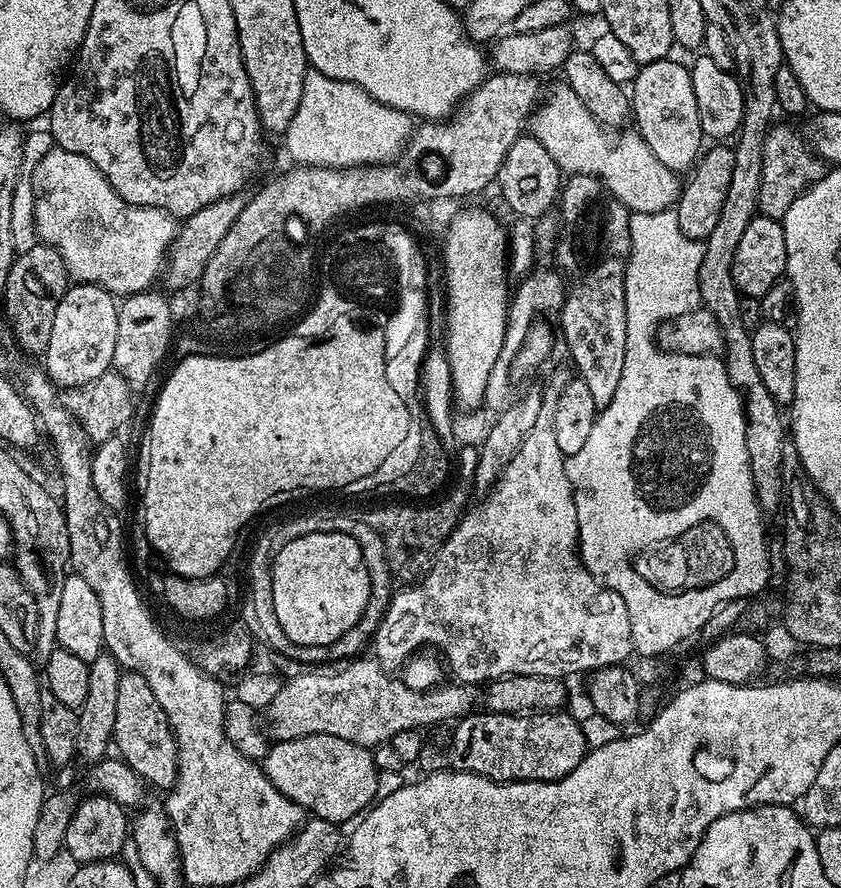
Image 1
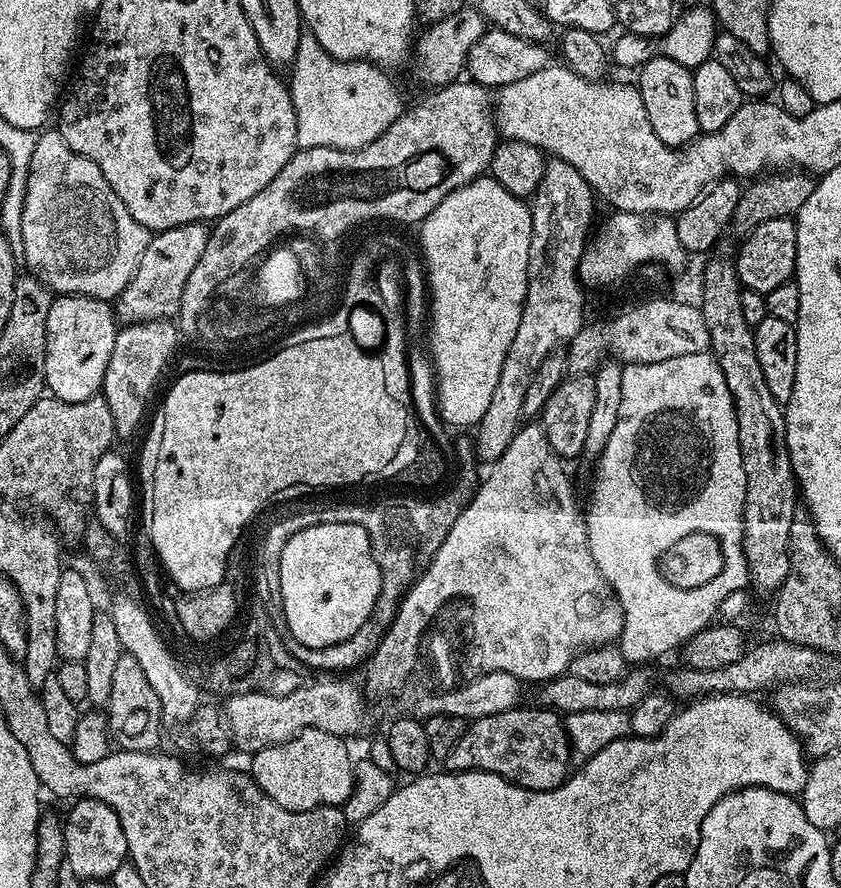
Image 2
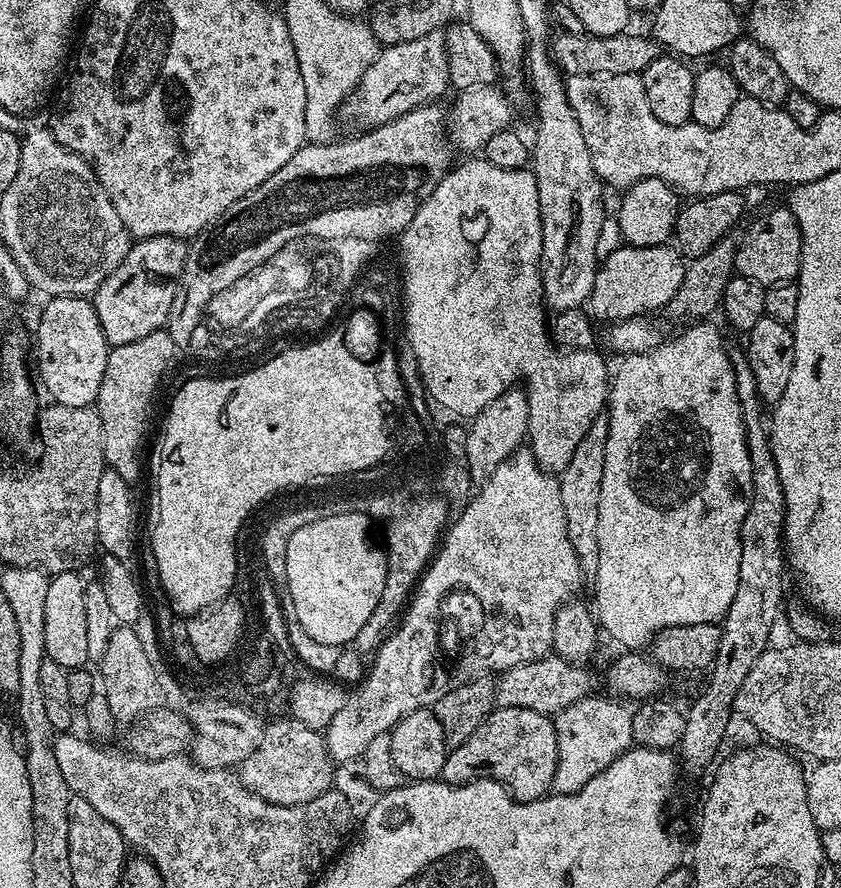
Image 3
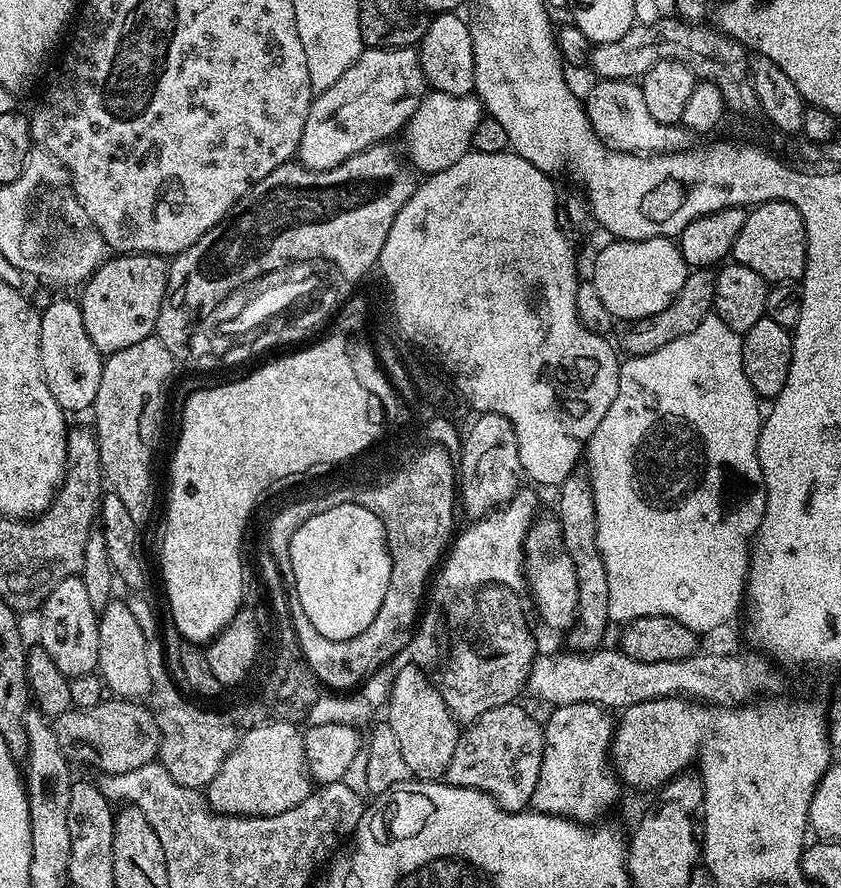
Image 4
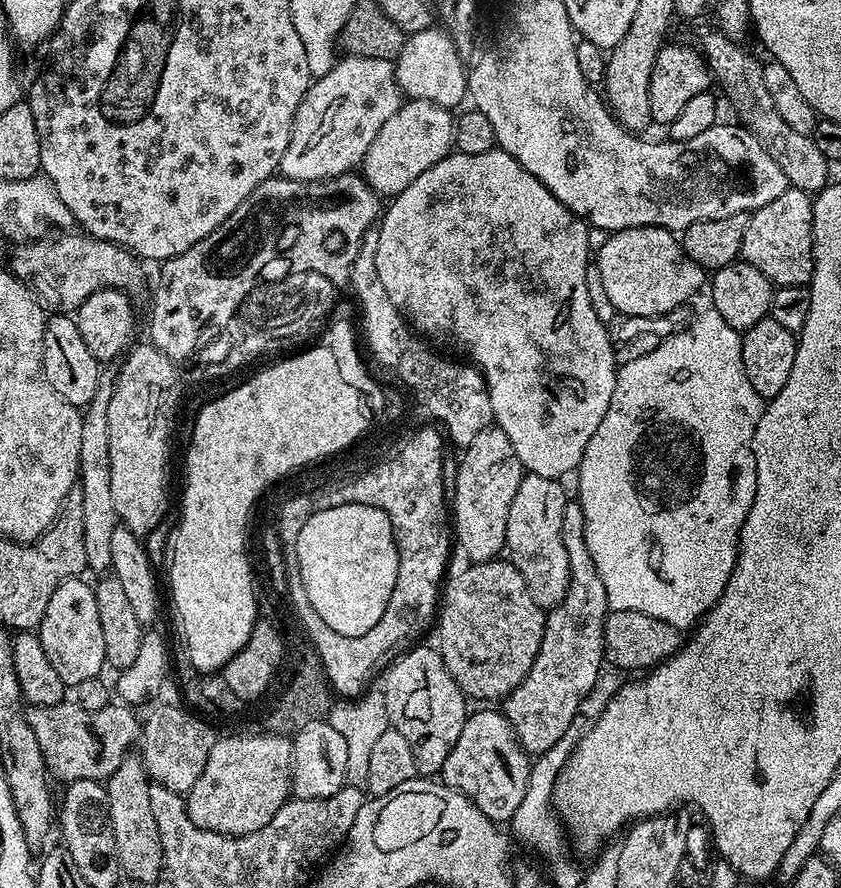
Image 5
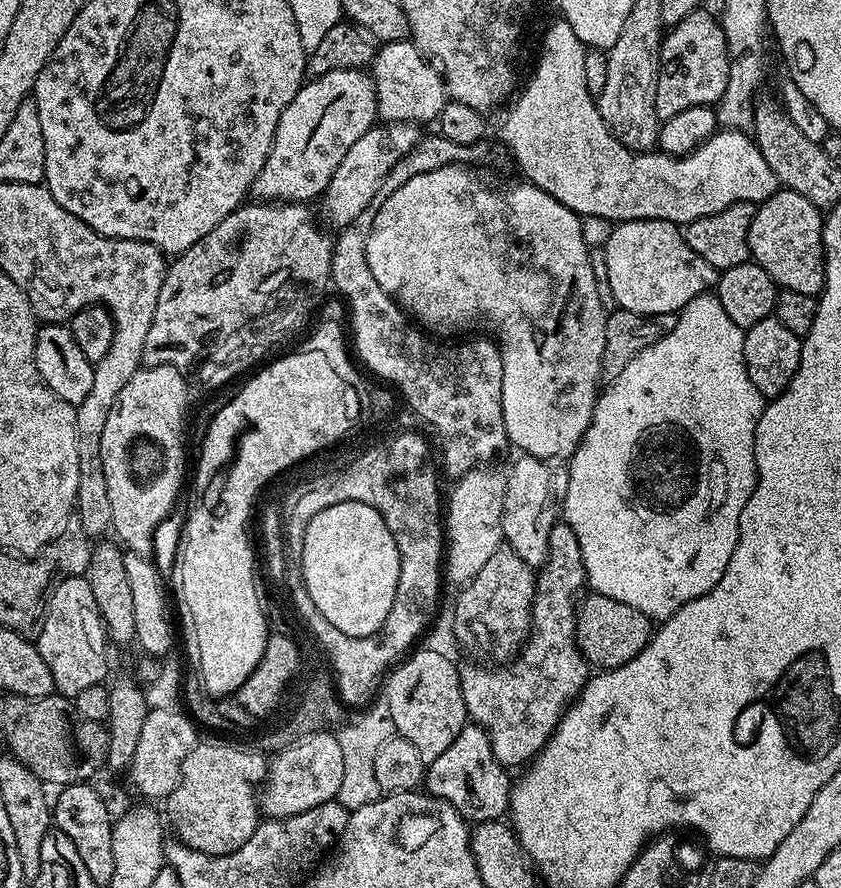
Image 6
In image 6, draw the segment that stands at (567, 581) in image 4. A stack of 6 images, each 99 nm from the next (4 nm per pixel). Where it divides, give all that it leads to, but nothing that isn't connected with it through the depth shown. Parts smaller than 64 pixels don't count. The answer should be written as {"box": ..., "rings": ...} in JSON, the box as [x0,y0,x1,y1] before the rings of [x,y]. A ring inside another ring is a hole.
{"box":[502,455,568,564],"rings":[[[517,455],[512,469],[507,469],[502,502],[503,543],[512,548],[522,562],[543,564],[548,553],[550,530],[558,523],[568,489],[568,470],[563,463],[540,460],[536,456]]]}

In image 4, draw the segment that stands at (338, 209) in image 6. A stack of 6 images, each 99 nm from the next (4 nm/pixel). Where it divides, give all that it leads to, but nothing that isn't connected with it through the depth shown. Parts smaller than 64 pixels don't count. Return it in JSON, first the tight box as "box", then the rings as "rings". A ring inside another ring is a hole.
{"box":[402,91,482,174],"rings":[[[429,91],[402,129],[402,137],[408,143],[407,163],[420,174],[441,172],[446,166],[454,166],[454,162],[472,148],[474,130],[478,130],[481,115],[482,105],[475,95],[455,96]]]}

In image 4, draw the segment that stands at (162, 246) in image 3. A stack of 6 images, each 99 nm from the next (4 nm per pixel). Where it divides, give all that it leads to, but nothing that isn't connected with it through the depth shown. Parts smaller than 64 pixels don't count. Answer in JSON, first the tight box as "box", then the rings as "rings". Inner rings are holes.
{"box":[78,252,169,354],"rings":[[[150,252],[116,254],[105,259],[90,279],[79,289],[78,303],[82,310],[82,326],[90,334],[90,342],[101,354],[111,354],[142,342],[156,330],[158,310],[168,285],[169,261]]]}

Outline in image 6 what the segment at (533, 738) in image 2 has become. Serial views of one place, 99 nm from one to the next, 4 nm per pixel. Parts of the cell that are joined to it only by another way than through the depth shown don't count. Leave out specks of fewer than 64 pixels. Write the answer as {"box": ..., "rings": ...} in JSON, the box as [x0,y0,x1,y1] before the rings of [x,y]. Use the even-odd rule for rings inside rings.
{"box":[422,722,514,822],"rings":[[[468,722],[446,754],[438,754],[436,761],[427,765],[422,784],[428,795],[452,804],[454,810],[469,821],[479,822],[501,819],[508,812],[508,799],[512,797],[514,783],[513,777],[508,776],[511,776],[509,769],[494,758],[490,738],[477,724]]]}

